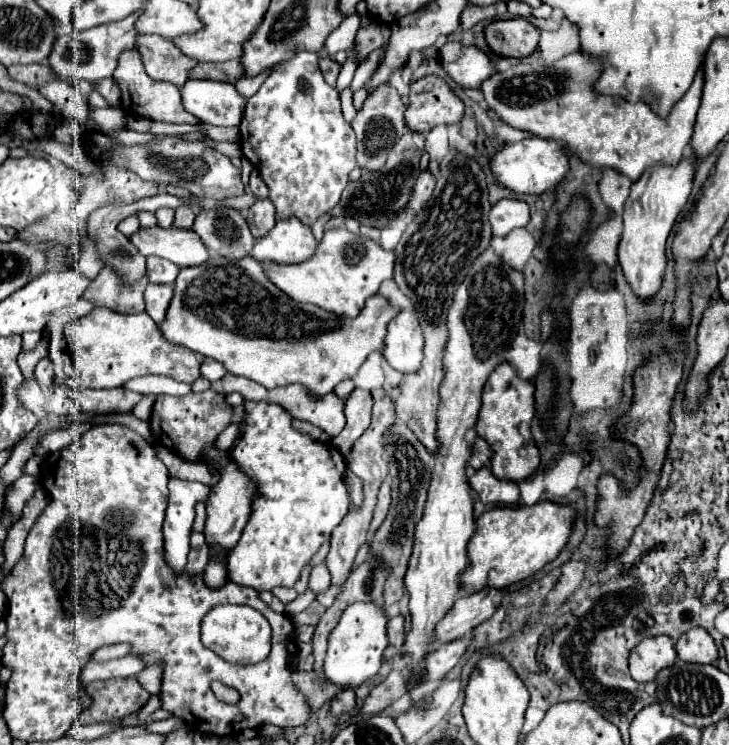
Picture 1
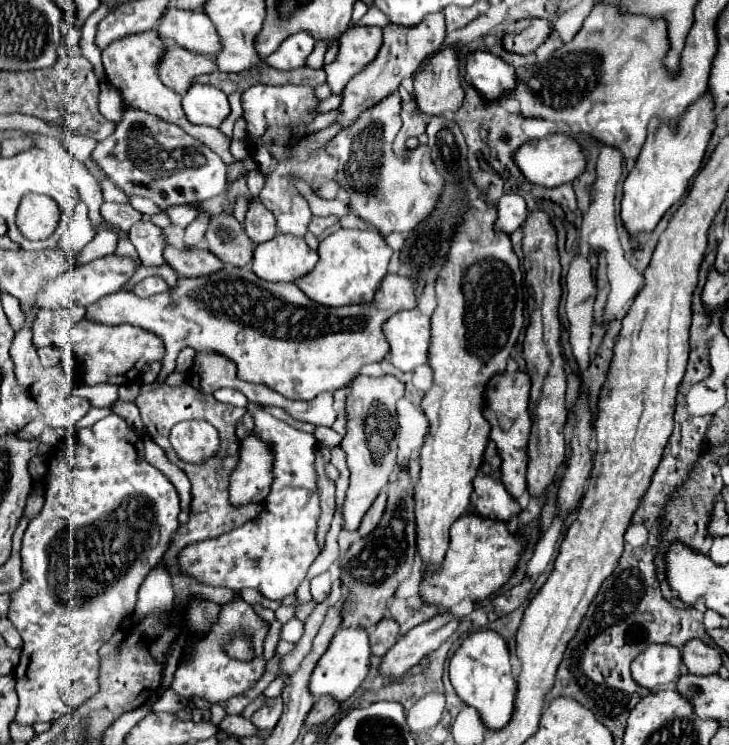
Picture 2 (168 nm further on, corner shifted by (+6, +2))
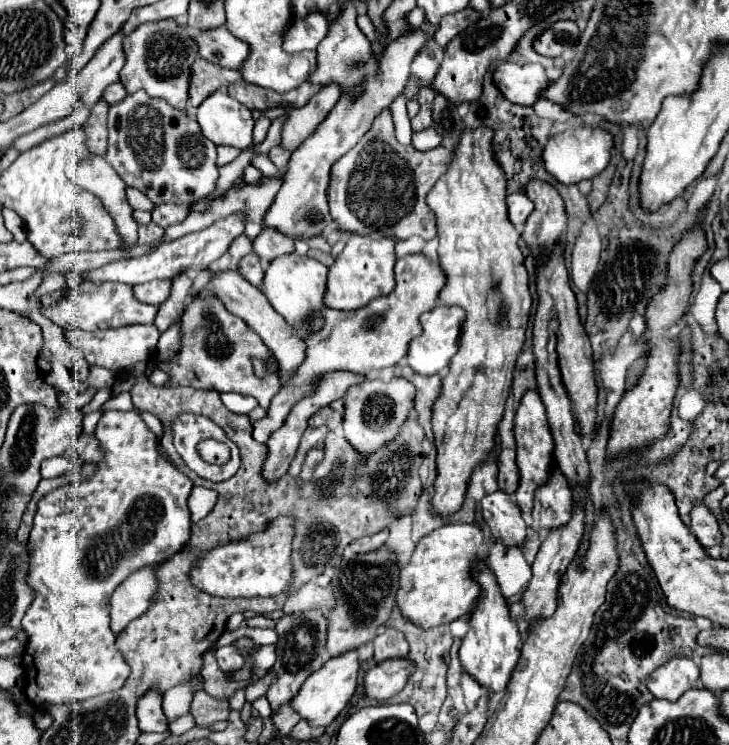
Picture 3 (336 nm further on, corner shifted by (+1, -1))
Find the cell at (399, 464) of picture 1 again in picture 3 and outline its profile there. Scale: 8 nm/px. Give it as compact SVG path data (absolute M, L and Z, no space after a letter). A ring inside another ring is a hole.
M388 547L354 555L336 569L332 577L336 607L330 611L330 631L326 643L330 657L358 649L362 643L376 637L378 627L388 621L396 603L394 593L398 593L398 575L400 567L396 563L396 555Z

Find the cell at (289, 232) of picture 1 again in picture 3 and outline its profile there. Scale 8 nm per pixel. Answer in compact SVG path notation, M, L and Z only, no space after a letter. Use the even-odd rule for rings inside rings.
M296 251L290 255L282 255L274 261L270 261L266 273L264 273L264 283L262 283L262 293L266 299L270 299L270 305L290 323L292 327L304 327L310 325L312 329L318 329L318 321L306 323L310 319L310 313L324 309L322 297L326 293L326 273L328 267L322 265L316 259L310 259L308 255L298 255Z

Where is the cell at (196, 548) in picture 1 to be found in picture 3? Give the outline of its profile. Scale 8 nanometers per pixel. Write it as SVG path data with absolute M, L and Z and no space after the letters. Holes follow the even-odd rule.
M194 487L192 495L188 498L188 507L191 514L191 521L196 523L200 519L204 519L212 507L216 503L216 493L212 489L202 489L202 487Z

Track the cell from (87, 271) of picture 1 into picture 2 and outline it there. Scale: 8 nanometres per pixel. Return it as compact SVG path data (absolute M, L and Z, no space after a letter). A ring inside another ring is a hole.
M83 164L75 166L73 168L73 184L79 188L79 194L81 194L81 200L89 206L89 218L93 222L93 226L97 226L103 218L99 214L99 208L103 204L103 194L101 194L101 188L99 184L95 182L95 178L83 168Z

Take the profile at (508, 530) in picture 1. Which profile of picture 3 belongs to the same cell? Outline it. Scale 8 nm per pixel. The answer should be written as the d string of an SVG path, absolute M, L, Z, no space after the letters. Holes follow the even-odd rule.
M448 523L432 531L418 543L408 565L400 571L400 589L396 595L398 609L422 629L452 623L470 613L482 593L482 587L474 581L474 565L482 563L488 567L488 557L490 545L482 529L474 523ZM430 543L434 543L432 549Z

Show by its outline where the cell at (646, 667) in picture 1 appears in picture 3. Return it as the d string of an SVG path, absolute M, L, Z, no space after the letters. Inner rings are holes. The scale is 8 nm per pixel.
M682 655L654 669L648 679L648 689L658 699L676 701L684 691L696 687L698 677L700 677L698 665L690 657Z

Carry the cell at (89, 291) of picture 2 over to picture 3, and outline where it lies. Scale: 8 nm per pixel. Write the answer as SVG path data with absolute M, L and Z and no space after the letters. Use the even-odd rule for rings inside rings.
M230 215L226 219L216 221L214 225L198 231L198 233L190 233L182 239L170 241L170 243L162 243L158 247L154 247L150 253L134 257L134 259L124 259L124 261L114 261L108 265L102 265L98 269L90 269L82 275L82 279L90 281L90 283L100 283L100 281L114 281L114 283L126 283L126 285L138 285L138 283L148 283L152 279L172 279L174 275L178 275L180 271L186 271L190 267L202 267L206 269L212 261L216 261L220 255L224 255L230 247L230 243L244 231L242 225L242 215Z

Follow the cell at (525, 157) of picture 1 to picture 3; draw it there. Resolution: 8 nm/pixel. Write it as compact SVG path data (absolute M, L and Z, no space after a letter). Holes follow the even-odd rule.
M570 127L564 133L558 133L548 139L544 147L544 167L546 171L558 179L558 183L580 183L584 179L596 177L610 161L612 135L600 127Z

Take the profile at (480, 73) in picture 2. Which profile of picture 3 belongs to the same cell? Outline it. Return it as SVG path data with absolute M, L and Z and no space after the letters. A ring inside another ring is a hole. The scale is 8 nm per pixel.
M504 61L494 69L492 81L506 99L518 105L532 105L548 85L542 65L518 65L510 61Z

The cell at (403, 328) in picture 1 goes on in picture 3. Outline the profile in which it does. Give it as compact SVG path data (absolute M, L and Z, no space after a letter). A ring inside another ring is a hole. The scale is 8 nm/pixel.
M434 307L432 311L426 311L420 315L420 325L422 325L422 335L410 341L406 361L408 365L418 373L418 375L436 375L444 367L448 367L450 359L458 351L458 341L460 341L460 323L464 319L464 311L458 307Z

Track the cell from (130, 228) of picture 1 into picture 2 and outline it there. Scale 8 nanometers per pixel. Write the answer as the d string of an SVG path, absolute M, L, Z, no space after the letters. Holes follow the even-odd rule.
M105 178L105 188L103 188L103 198L105 200L115 200L115 202L127 202L125 192L121 192L109 178Z

